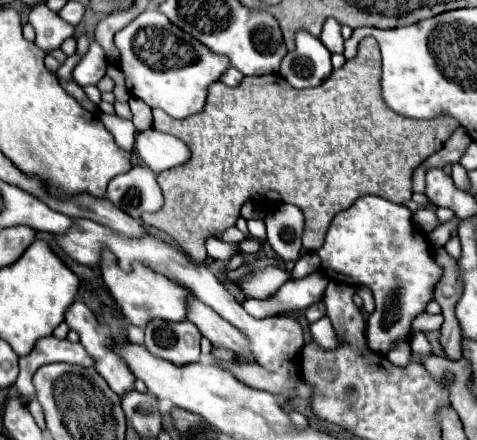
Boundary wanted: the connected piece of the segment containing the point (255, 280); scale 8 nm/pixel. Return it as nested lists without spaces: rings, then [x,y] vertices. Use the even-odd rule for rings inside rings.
[[[272,266],[256,268],[242,280],[240,290],[242,290],[244,298],[264,300],[264,298],[272,296],[272,292],[276,292],[276,288],[280,288],[288,278],[290,278],[290,272],[286,272],[286,270],[278,270]]]

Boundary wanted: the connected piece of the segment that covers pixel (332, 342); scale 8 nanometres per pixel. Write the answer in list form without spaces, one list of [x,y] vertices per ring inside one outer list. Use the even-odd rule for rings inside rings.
[[[326,316],[320,318],[318,322],[314,322],[310,326],[310,332],[312,332],[312,340],[324,350],[334,350],[340,346],[340,340],[338,340],[338,336],[336,336],[336,332]]]

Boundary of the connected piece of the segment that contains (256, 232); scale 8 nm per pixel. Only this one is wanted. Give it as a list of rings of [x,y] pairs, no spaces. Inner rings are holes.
[[[248,220],[248,230],[250,230],[252,238],[266,240],[266,226],[262,220]]]

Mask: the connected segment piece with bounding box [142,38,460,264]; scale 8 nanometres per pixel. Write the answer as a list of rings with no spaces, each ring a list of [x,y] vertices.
[[[364,38],[364,40],[360,42],[358,54],[356,54],[352,60],[346,61],[346,64],[344,64],[340,70],[334,70],[334,72],[330,74],[330,78],[324,80],[324,84],[320,84],[320,88],[296,90],[296,88],[292,88],[284,78],[280,78],[280,76],[276,76],[276,74],[270,74],[270,76],[258,76],[258,78],[244,78],[242,84],[236,86],[236,88],[230,88],[230,86],[226,86],[226,84],[222,84],[222,82],[212,82],[210,88],[208,88],[208,98],[206,98],[204,110],[202,110],[200,114],[194,114],[194,116],[184,118],[184,120],[170,118],[164,110],[158,110],[158,108],[156,108],[156,110],[154,110],[154,128],[160,130],[160,132],[166,132],[166,134],[172,134],[172,136],[180,138],[180,140],[190,148],[192,158],[190,158],[188,164],[184,164],[184,166],[176,166],[176,168],[170,168],[170,170],[158,174],[158,184],[160,184],[162,194],[164,194],[164,206],[162,206],[158,212],[154,212],[154,214],[144,214],[144,216],[142,216],[142,222],[144,222],[146,226],[154,226],[154,228],[158,228],[158,230],[170,234],[170,236],[178,242],[178,246],[180,246],[196,264],[202,264],[202,262],[206,260],[204,242],[206,242],[208,238],[220,238],[222,232],[224,232],[226,228],[234,226],[236,220],[240,218],[240,208],[242,208],[248,200],[254,202],[256,206],[264,208],[264,212],[268,210],[268,204],[266,204],[266,194],[268,194],[268,190],[276,190],[276,192],[280,194],[282,202],[294,204],[294,206],[298,206],[298,208],[302,210],[302,214],[304,214],[302,246],[304,246],[306,250],[310,250],[310,252],[314,252],[314,250],[318,250],[318,248],[322,246],[324,236],[326,236],[326,230],[328,230],[332,218],[334,218],[338,212],[350,208],[350,204],[356,202],[360,196],[372,194],[372,196],[380,196],[380,198],[386,198],[386,200],[390,200],[390,202],[396,202],[396,204],[408,202],[408,200],[412,198],[412,186],[410,186],[410,184],[412,184],[412,172],[414,172],[414,168],[416,168],[420,162],[424,162],[424,160],[432,154],[438,152],[438,150],[444,146],[444,142],[452,136],[452,132],[454,132],[460,124],[458,124],[456,120],[452,120],[450,116],[438,116],[438,118],[430,120],[418,120],[400,116],[400,114],[392,112],[392,108],[388,108],[386,102],[384,102],[384,98],[382,98],[382,84],[380,84],[380,82],[382,82],[380,48],[378,48],[378,44],[376,44],[374,38]]]

